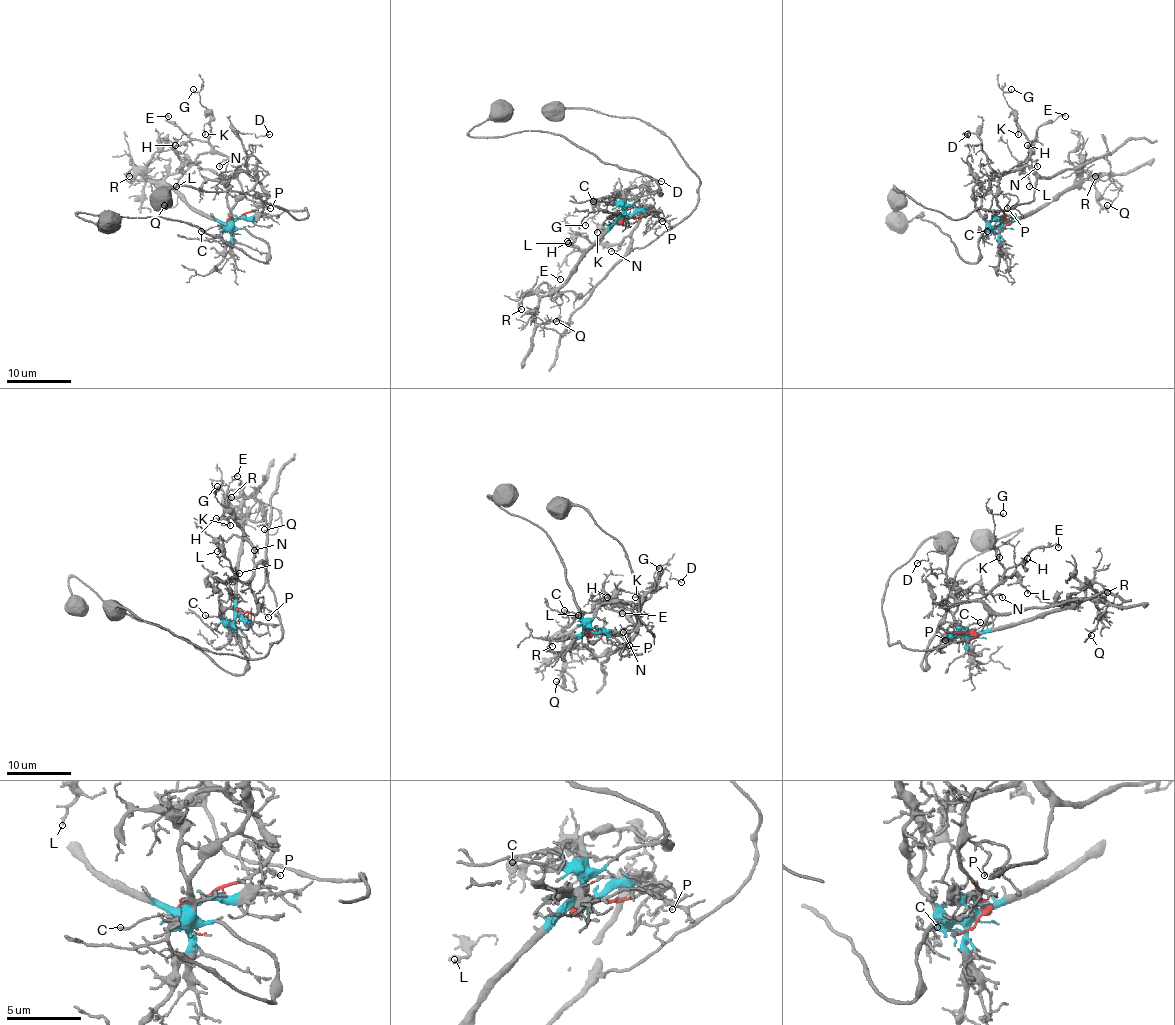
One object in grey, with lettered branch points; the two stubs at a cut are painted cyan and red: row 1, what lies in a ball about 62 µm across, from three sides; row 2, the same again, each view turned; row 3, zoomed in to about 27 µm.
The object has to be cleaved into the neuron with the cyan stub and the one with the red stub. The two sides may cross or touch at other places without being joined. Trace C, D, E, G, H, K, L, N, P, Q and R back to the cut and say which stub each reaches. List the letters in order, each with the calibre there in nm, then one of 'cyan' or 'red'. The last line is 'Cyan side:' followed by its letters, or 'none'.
C: 140 nm thick; cyan
D: 110 nm thick; red
E: 130 nm thick; red
G: 120 nm thick; red
H: 150 nm thick; red
K: 140 nm thick; red
L: 150 nm thick; red
N: 90 nm thick; red
P: 70 nm thick; red
Q: 110 nm thick; cyan
R: 170 nm thick; cyan
Cyan side: C, Q, R

